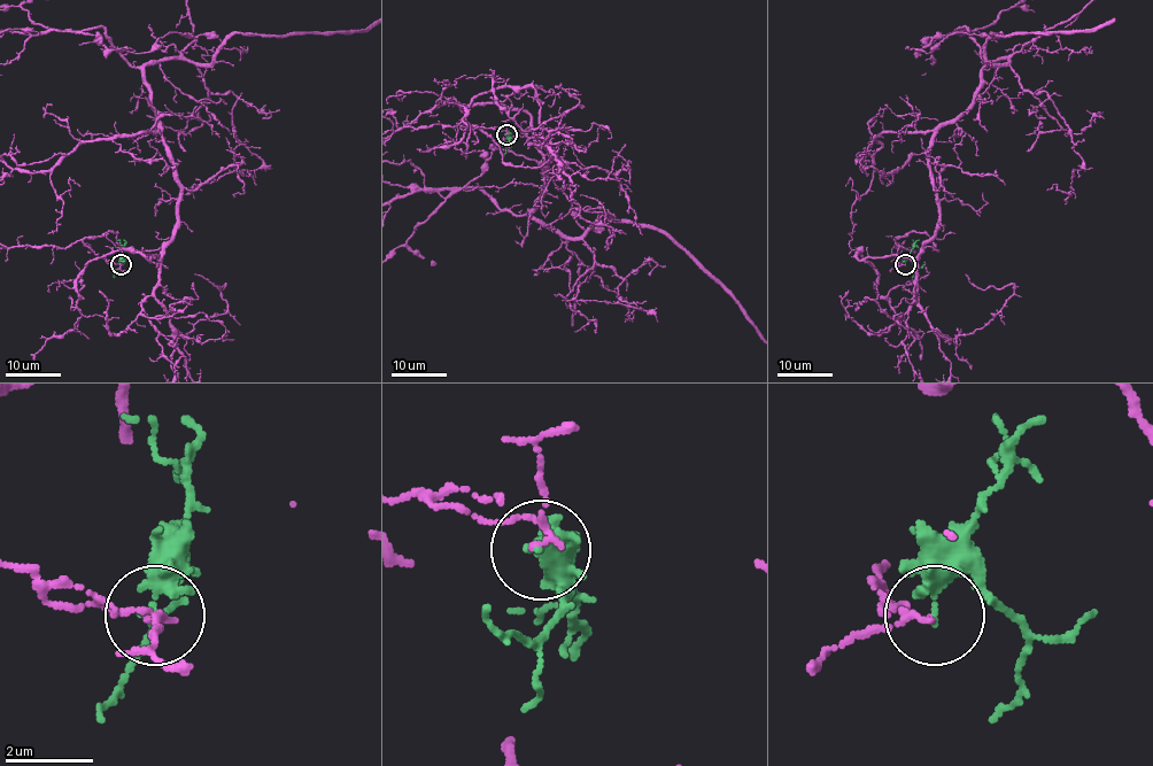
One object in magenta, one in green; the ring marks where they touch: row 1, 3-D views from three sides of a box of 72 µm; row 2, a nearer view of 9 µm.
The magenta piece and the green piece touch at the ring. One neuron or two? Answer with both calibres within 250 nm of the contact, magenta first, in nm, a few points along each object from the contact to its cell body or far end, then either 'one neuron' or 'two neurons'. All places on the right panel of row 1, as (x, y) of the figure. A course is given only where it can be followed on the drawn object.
120 nm thick on the magenta side, 240 nm on the other; magenta runs (905, 264), (910, 232), (937, 250), (929, 147), (980, 71); green runs (905, 264), (913, 240); two neurons

